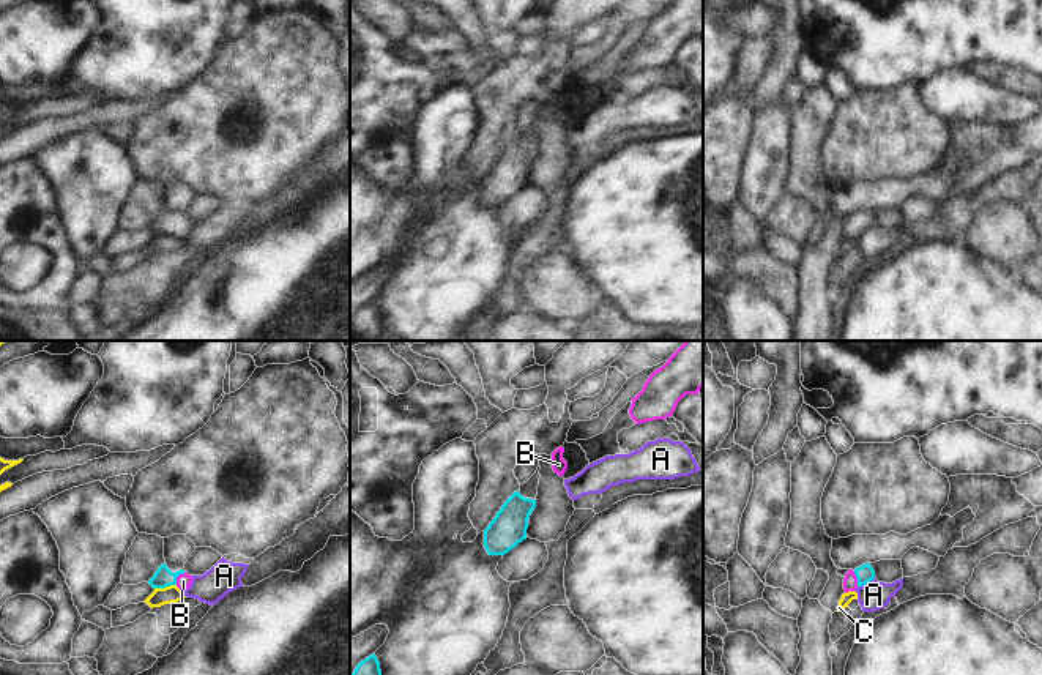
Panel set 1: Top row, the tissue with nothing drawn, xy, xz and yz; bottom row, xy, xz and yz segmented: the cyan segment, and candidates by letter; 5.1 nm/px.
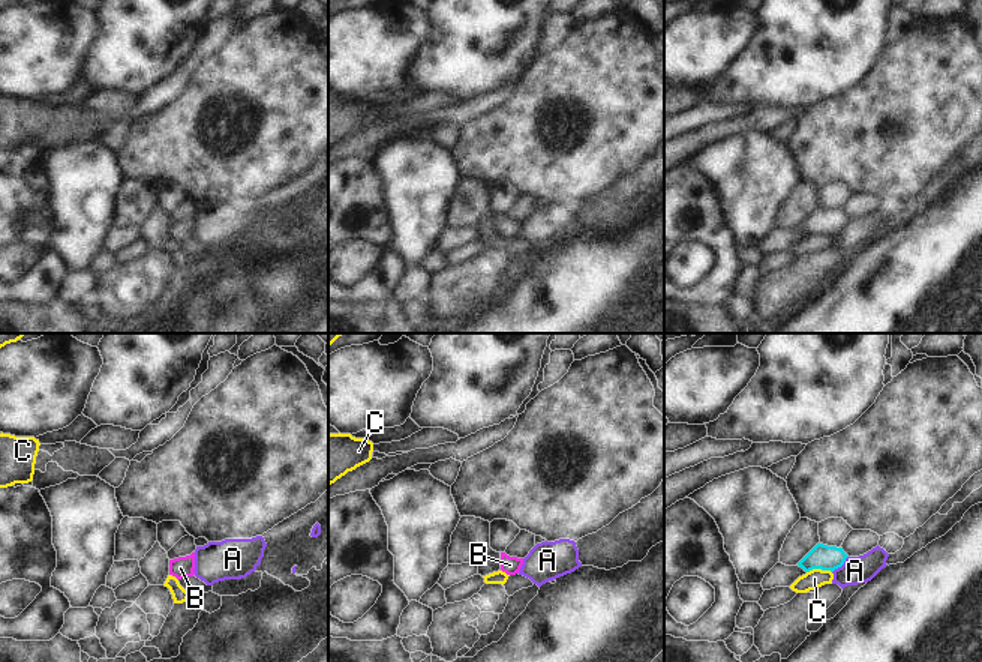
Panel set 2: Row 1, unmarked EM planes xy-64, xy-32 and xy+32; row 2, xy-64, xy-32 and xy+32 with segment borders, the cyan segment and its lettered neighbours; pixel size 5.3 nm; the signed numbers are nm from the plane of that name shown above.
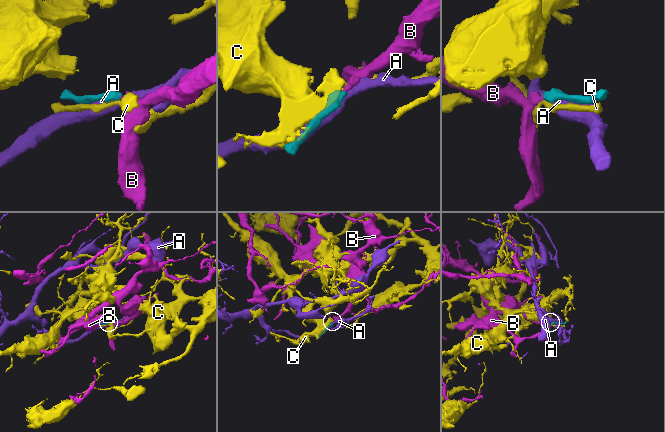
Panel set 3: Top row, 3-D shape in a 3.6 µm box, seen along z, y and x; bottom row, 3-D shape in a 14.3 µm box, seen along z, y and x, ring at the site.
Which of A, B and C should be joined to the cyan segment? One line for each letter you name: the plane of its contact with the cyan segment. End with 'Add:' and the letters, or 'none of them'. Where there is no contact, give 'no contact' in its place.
B: meets cyan in xy
Add: B

